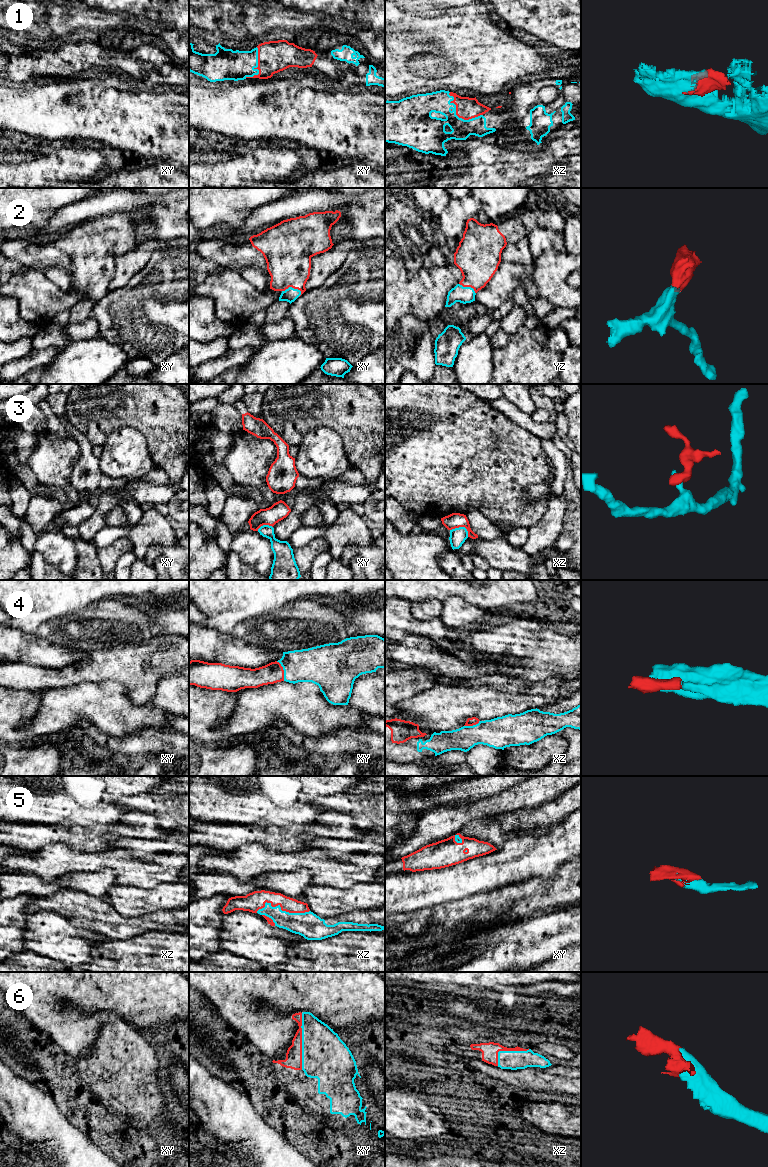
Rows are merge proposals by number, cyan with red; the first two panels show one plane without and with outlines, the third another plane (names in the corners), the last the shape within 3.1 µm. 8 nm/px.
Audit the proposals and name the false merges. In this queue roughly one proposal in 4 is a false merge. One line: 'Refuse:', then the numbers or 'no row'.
Refuse: 3

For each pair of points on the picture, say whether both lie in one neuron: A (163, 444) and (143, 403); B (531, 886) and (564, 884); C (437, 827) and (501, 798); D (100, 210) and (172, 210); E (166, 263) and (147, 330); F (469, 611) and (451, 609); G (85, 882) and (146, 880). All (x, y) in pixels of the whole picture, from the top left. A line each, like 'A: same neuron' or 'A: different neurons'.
A: same neuron
B: same neuron
C: same neuron
D: same neuron
E: same neuron
F: same neuron
G: different neurons

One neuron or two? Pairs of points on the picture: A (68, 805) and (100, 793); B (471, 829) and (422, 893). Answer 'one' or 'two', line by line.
A: one
B: two

